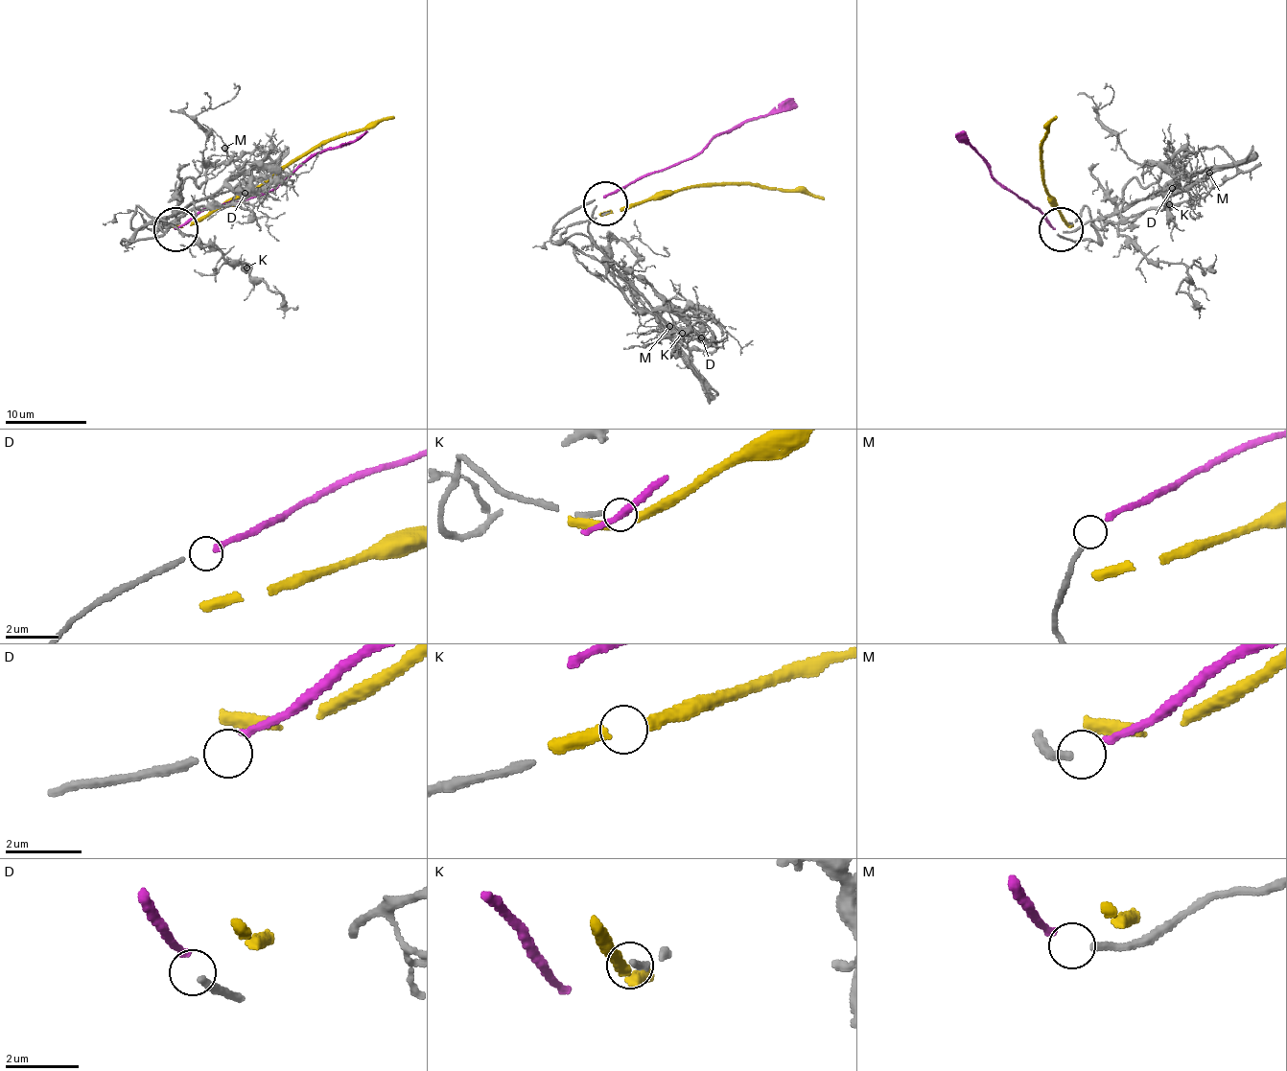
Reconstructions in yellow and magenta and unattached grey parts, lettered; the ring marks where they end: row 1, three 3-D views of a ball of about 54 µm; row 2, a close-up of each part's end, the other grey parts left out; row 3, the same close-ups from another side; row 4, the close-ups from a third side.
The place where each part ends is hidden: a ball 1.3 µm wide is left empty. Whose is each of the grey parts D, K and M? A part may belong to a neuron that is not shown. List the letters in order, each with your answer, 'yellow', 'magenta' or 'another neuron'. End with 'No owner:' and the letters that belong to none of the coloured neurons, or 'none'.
D: another neuron
K: another neuron
M: another neuron
No owner: D, K, M

